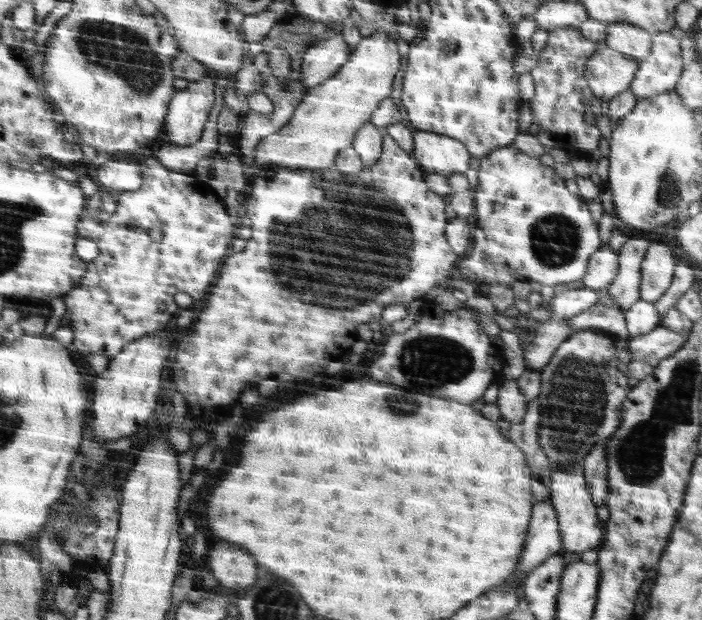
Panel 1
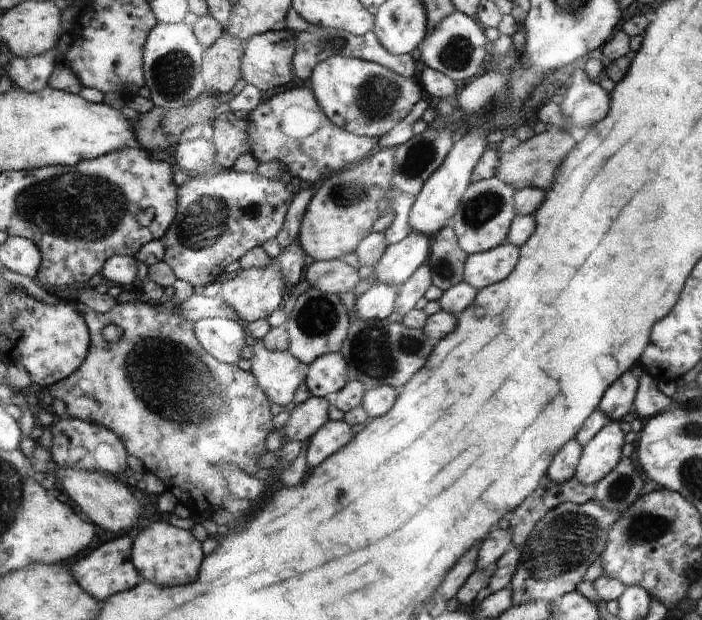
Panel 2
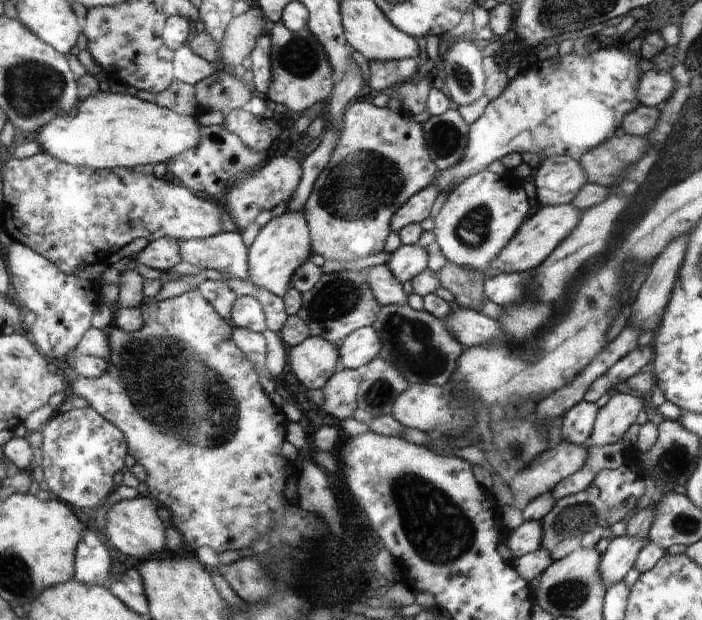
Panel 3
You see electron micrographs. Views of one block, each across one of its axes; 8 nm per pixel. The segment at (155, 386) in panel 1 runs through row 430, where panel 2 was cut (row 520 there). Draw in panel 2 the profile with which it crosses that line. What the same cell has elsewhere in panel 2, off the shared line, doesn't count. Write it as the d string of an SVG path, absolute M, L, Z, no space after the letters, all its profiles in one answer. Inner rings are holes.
M36 442L34 455L31 460L38 472L44 474L51 473L62 480L64 492L70 494L72 499L86 510L86 514L90 514L90 518L94 520L94 524L102 526L104 530L110 532L120 532L126 528L136 526L136 518L140 514L140 502L130 494L130 490L118 482L114 476L108 474L100 474L100 472L88 472L88 470L76 470L76 468L60 467L52 458L52 448L41 446Z

